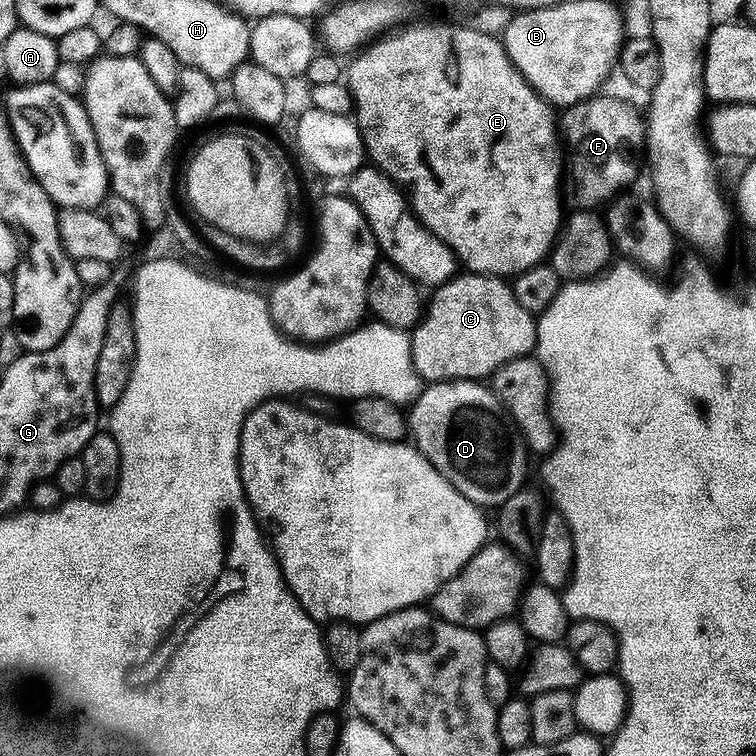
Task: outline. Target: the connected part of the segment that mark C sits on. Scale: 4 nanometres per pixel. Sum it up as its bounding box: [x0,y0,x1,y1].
[411,272,536,381]

